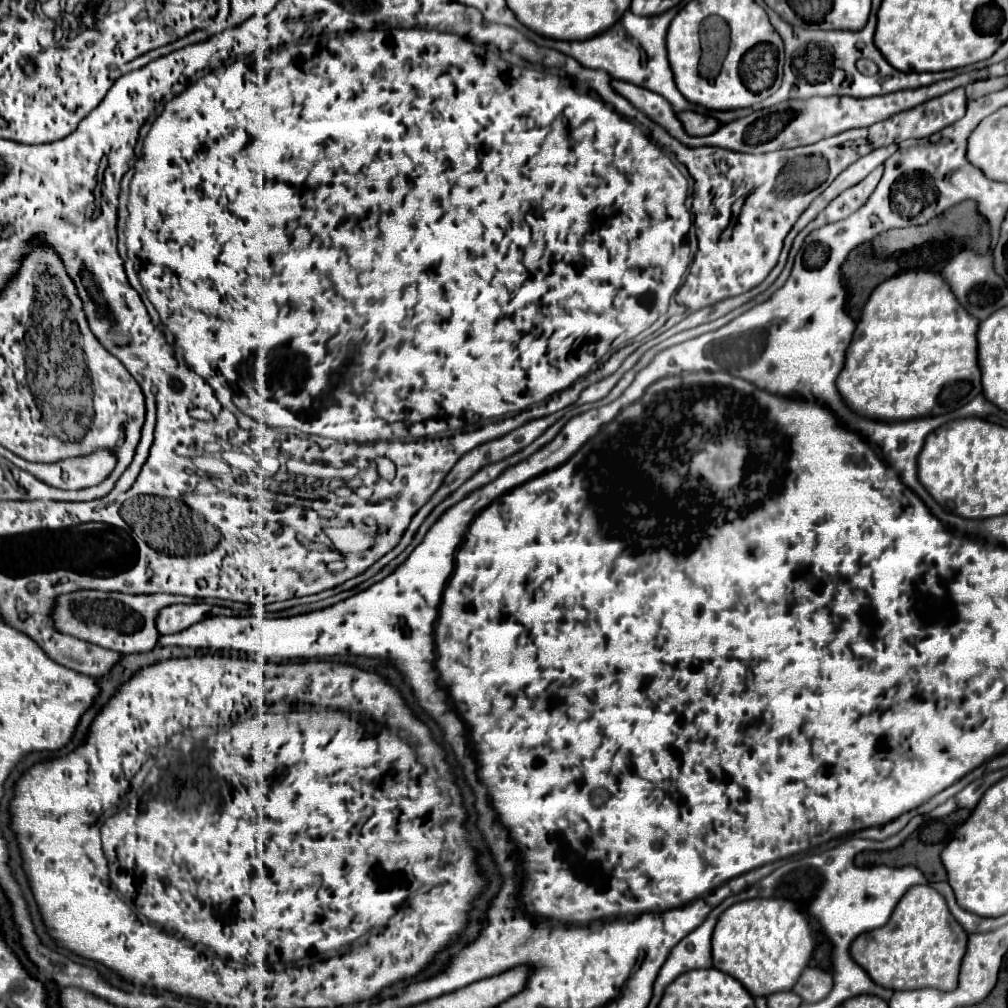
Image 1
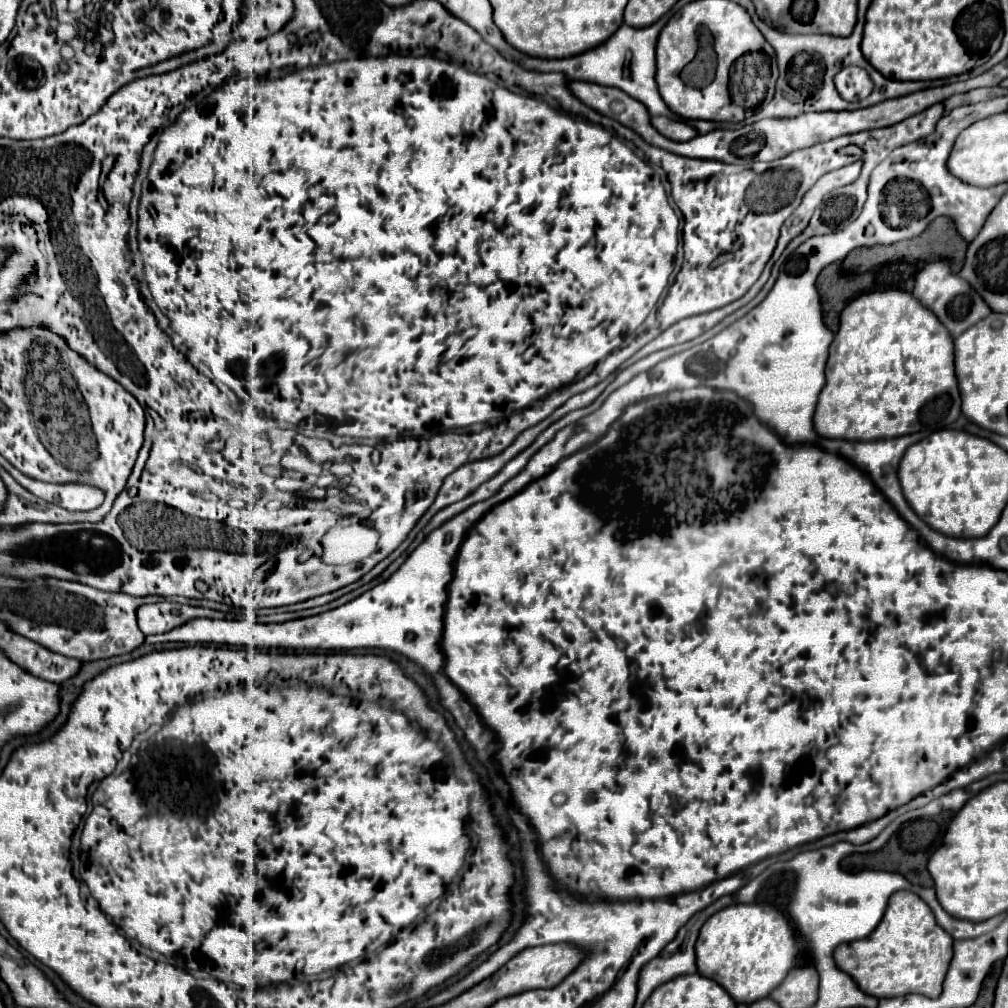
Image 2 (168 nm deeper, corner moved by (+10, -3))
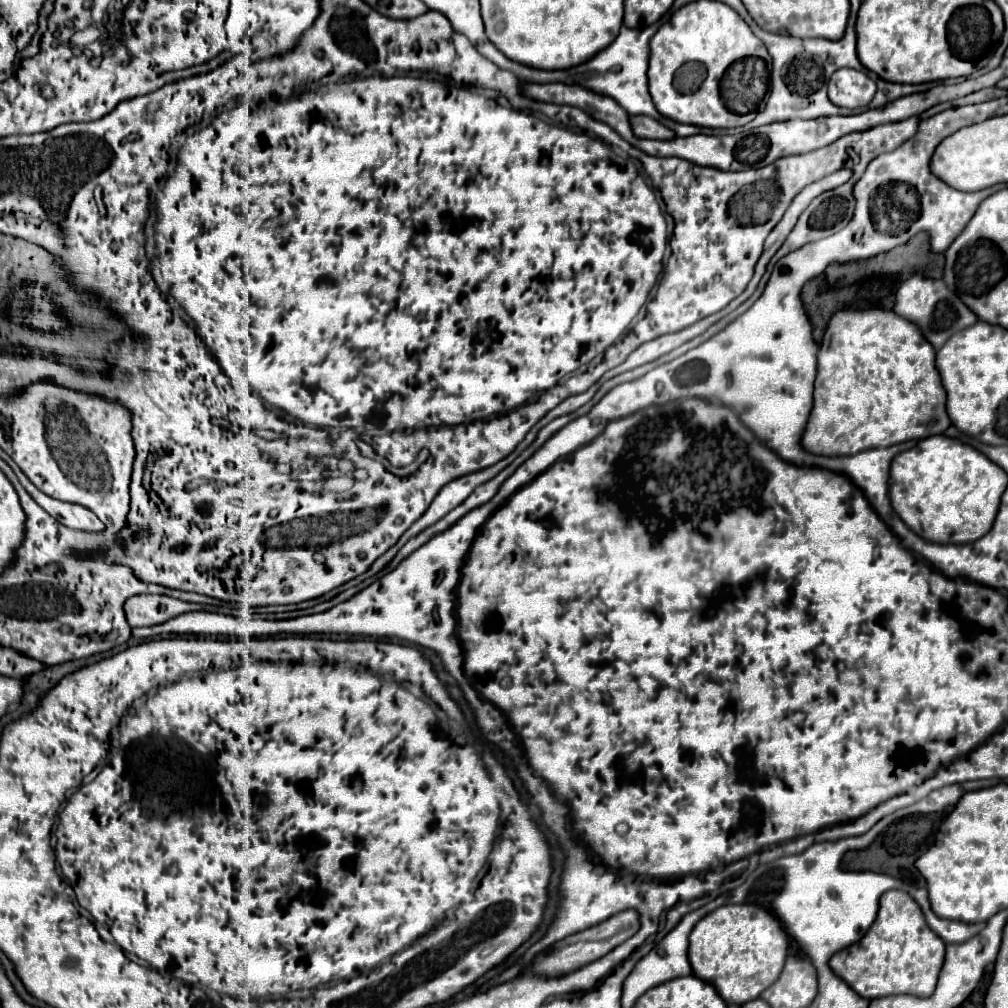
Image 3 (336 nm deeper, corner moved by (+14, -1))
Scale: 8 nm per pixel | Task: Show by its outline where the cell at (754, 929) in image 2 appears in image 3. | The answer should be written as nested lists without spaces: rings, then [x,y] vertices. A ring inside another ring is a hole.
[[[724,905],[708,913],[690,933],[688,959],[692,973],[712,983],[726,1003],[748,1003],[758,999],[782,973],[788,953],[786,933],[780,921],[760,905]]]

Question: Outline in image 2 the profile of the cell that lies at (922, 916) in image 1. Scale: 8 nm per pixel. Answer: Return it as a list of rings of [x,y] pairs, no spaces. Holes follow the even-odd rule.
[[[896,891],[878,927],[866,939],[844,943],[834,951],[840,971],[850,975],[856,985],[872,997],[898,997],[918,993],[936,999],[952,959],[952,937],[938,927],[930,907],[912,891]]]

